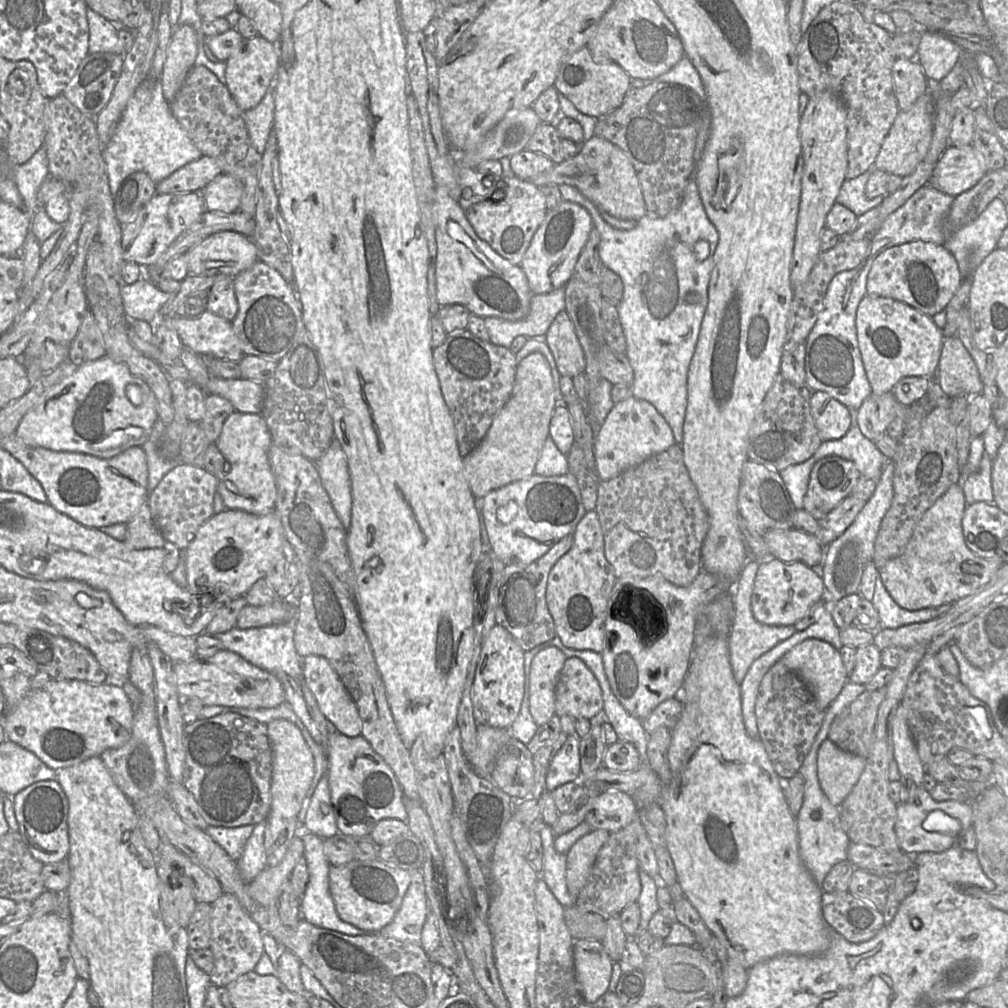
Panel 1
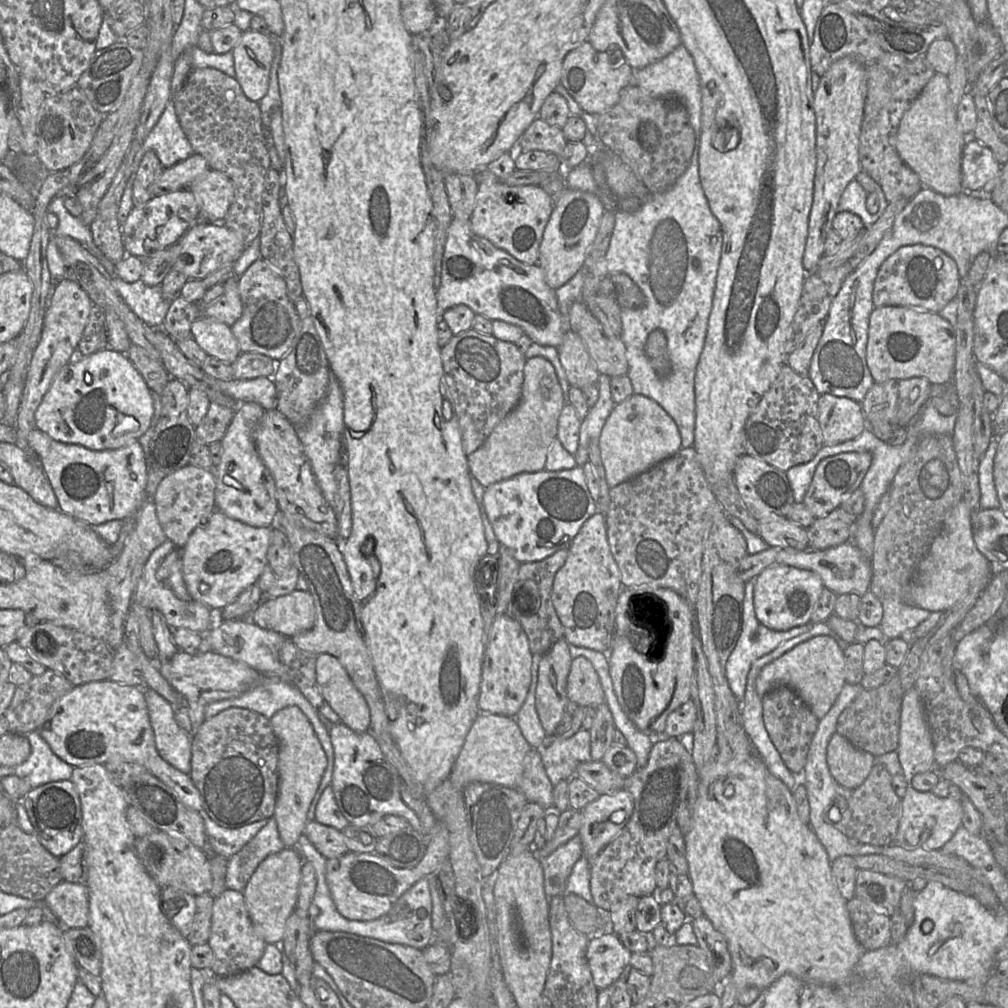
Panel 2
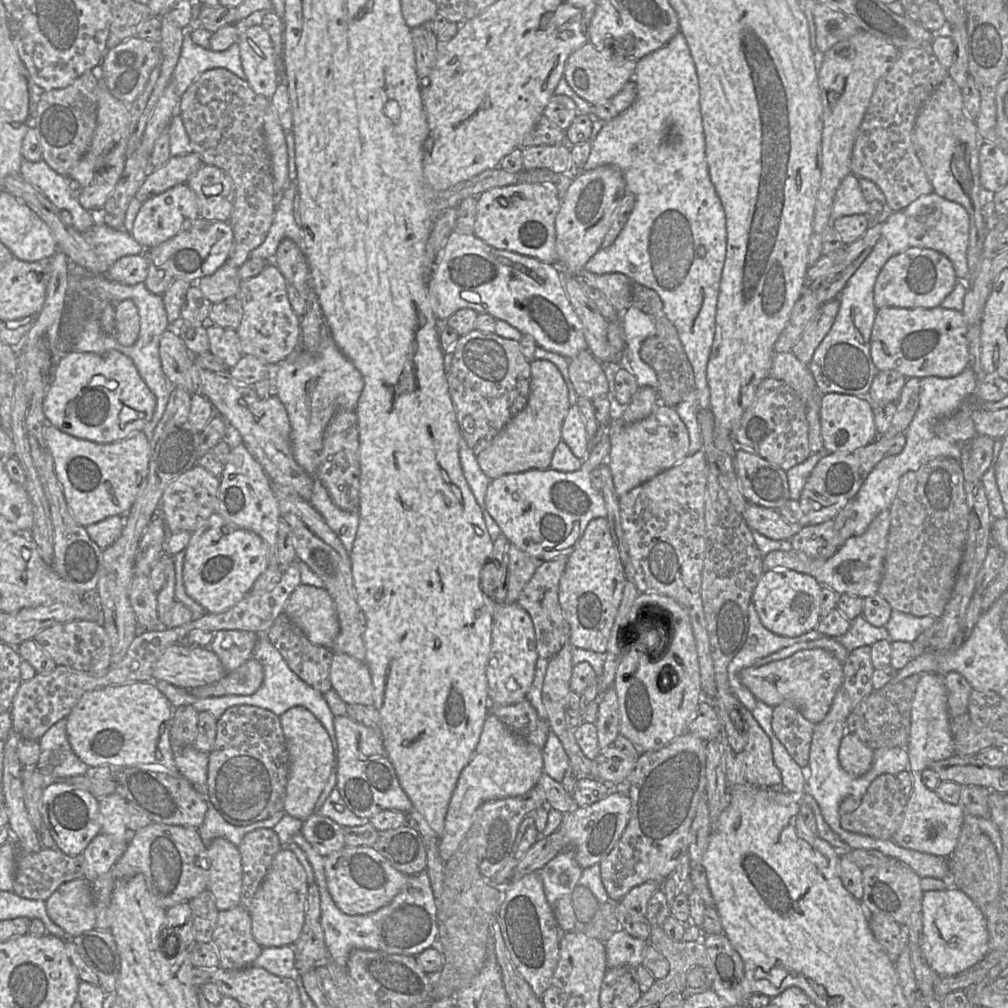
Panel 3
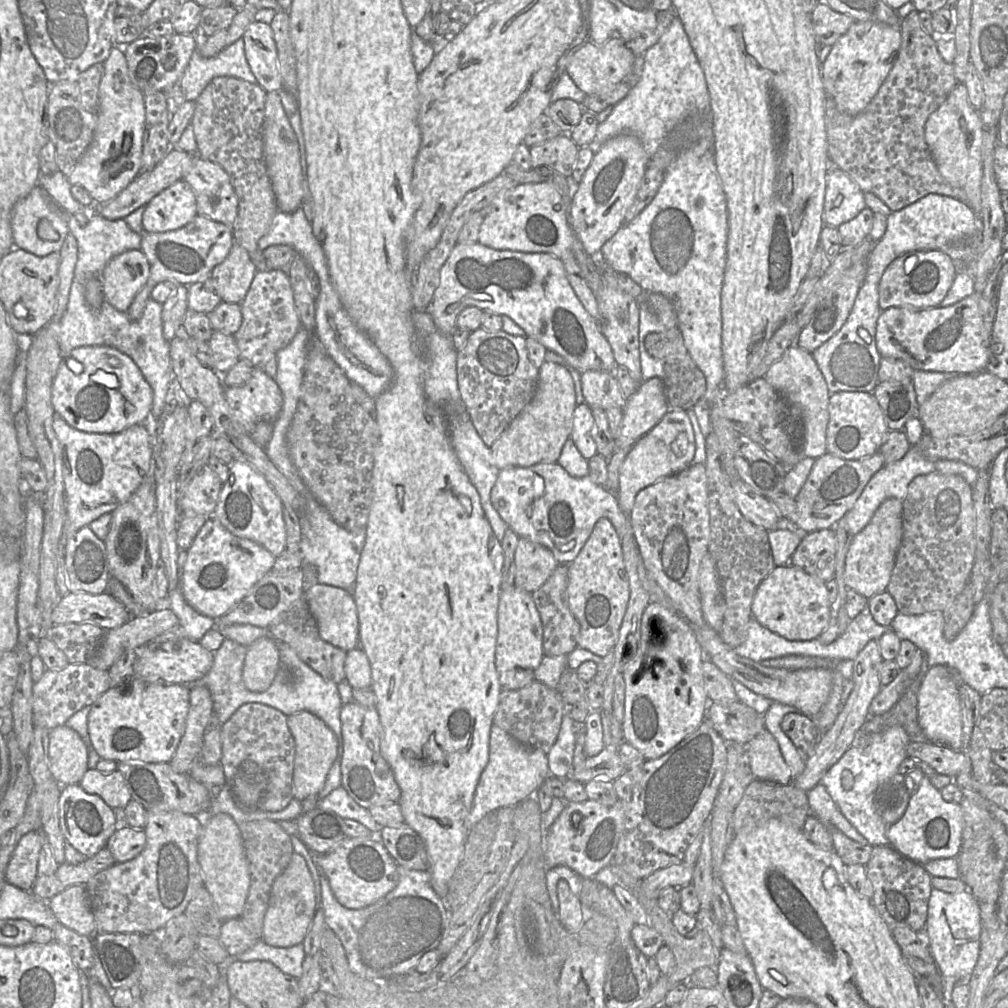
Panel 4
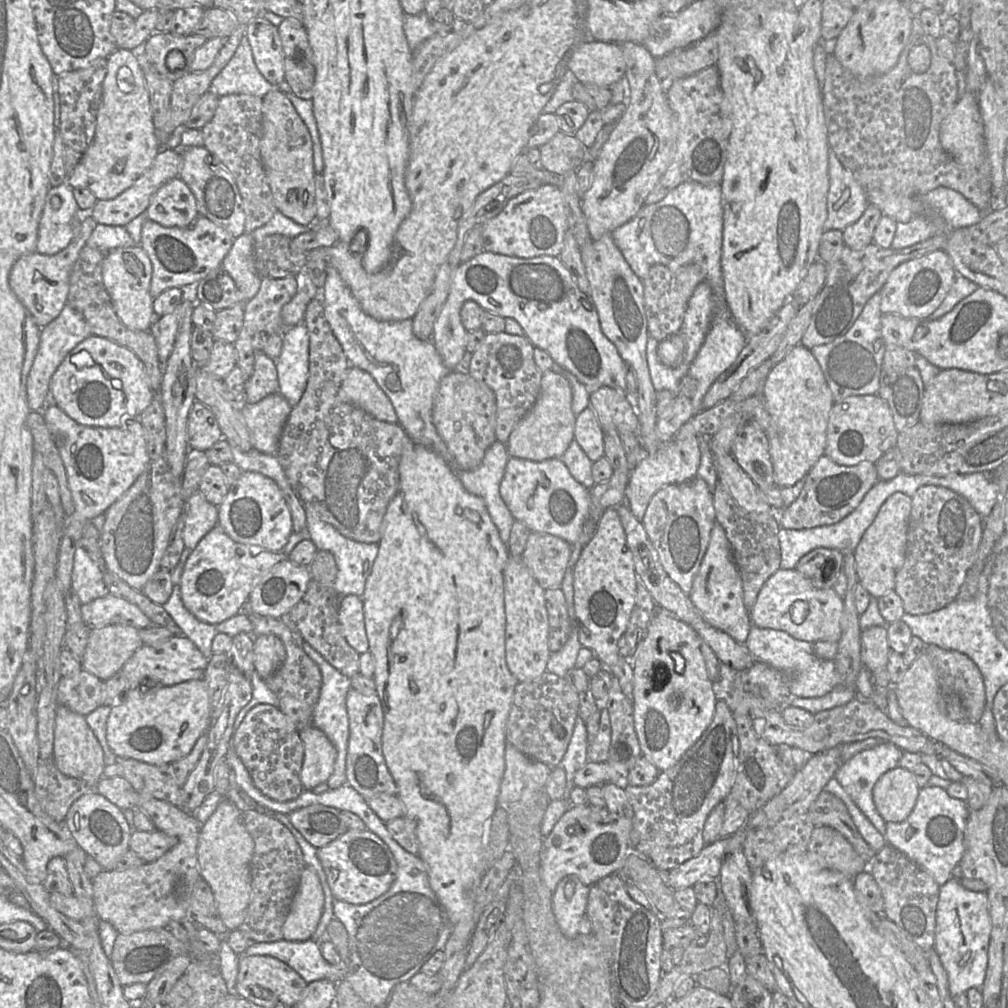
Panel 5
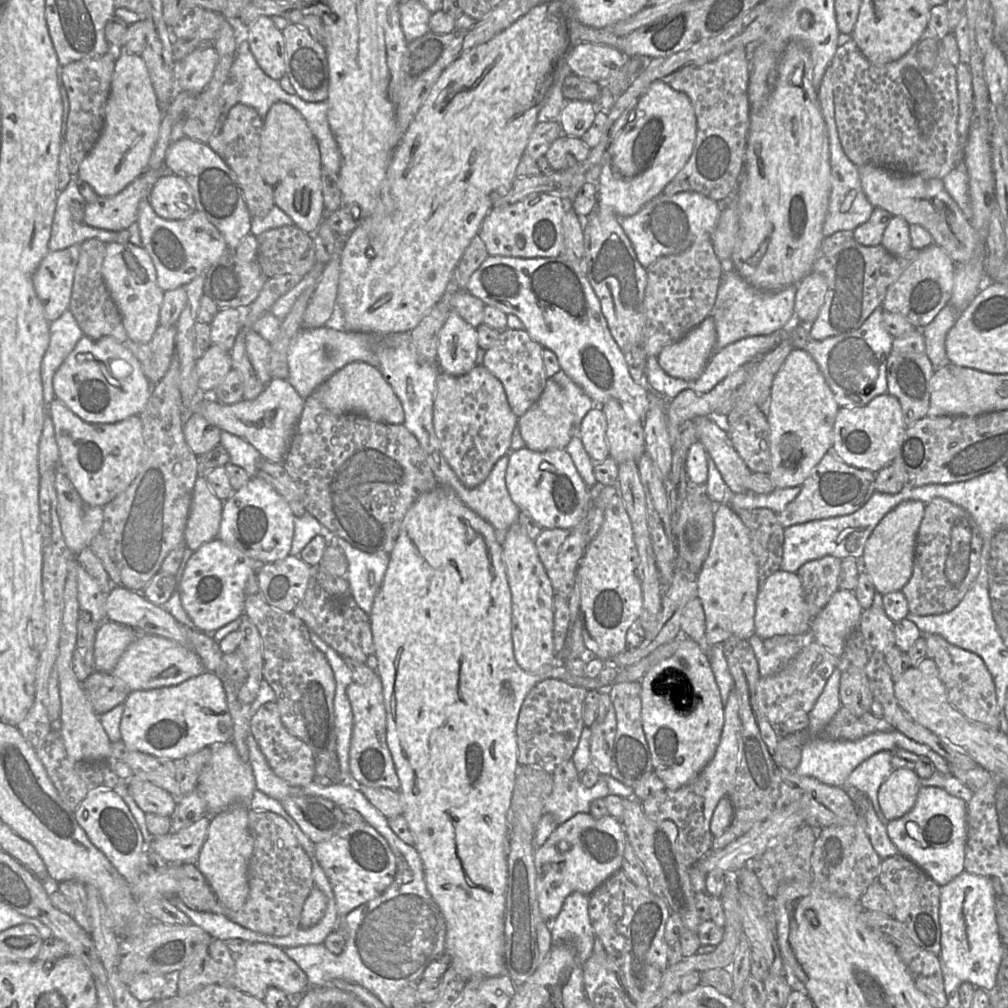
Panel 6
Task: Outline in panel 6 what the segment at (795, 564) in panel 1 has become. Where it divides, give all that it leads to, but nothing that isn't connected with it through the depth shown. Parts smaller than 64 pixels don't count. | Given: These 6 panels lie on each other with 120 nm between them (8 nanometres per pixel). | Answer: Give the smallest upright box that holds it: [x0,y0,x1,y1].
[754,570,862,657]

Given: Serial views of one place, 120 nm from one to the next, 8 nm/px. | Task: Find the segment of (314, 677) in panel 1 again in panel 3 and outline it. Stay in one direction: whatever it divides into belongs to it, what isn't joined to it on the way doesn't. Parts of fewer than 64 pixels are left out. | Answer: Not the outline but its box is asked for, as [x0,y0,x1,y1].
[330,653,374,706]

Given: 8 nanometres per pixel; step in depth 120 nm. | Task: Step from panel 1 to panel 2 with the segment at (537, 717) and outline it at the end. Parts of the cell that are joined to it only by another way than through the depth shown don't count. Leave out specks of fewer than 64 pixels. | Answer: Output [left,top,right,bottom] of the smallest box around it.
[535,639,571,736]

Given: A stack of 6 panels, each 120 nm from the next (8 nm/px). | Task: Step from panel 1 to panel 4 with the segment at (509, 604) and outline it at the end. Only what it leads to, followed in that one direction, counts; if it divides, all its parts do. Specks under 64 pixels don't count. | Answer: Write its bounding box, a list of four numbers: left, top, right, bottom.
[531,564,580,656]

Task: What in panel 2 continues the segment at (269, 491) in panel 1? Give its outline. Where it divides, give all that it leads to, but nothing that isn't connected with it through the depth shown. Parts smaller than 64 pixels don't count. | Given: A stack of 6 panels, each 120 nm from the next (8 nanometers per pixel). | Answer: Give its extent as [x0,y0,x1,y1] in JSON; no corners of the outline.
[211,403,278,527]

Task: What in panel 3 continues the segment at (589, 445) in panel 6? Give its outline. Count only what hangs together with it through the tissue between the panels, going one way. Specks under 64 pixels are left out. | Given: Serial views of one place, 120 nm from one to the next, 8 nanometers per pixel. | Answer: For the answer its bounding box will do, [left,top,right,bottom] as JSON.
[561,405,589,459]

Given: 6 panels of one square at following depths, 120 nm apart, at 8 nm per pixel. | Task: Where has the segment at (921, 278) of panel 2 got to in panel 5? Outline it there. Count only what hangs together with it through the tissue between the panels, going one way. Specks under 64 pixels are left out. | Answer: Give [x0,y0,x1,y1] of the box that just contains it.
[880,250,956,318]

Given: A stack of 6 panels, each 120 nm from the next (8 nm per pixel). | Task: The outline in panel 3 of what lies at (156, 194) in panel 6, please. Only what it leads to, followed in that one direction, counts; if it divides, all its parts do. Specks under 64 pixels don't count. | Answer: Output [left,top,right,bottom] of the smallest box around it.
[130,184,199,250]

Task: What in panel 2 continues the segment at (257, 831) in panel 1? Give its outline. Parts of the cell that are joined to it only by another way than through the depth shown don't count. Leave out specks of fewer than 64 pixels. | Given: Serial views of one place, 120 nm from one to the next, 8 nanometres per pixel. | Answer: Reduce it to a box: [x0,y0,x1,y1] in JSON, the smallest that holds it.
[226,818,286,892]

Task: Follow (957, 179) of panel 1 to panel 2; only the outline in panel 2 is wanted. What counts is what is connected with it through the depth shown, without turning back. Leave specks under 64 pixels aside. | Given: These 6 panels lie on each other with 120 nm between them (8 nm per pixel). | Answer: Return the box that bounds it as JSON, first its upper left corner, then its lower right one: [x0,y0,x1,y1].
[961,137,1001,191]

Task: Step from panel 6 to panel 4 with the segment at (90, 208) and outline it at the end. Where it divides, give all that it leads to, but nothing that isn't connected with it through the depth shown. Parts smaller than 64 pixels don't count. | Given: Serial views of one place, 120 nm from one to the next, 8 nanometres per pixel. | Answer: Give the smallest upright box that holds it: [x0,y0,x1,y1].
[96,148,197,220]

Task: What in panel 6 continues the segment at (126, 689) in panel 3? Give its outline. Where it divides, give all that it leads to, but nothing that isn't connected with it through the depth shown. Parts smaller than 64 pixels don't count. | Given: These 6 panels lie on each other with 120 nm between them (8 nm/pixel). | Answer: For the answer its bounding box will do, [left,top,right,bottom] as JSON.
[120,672,234,760]

